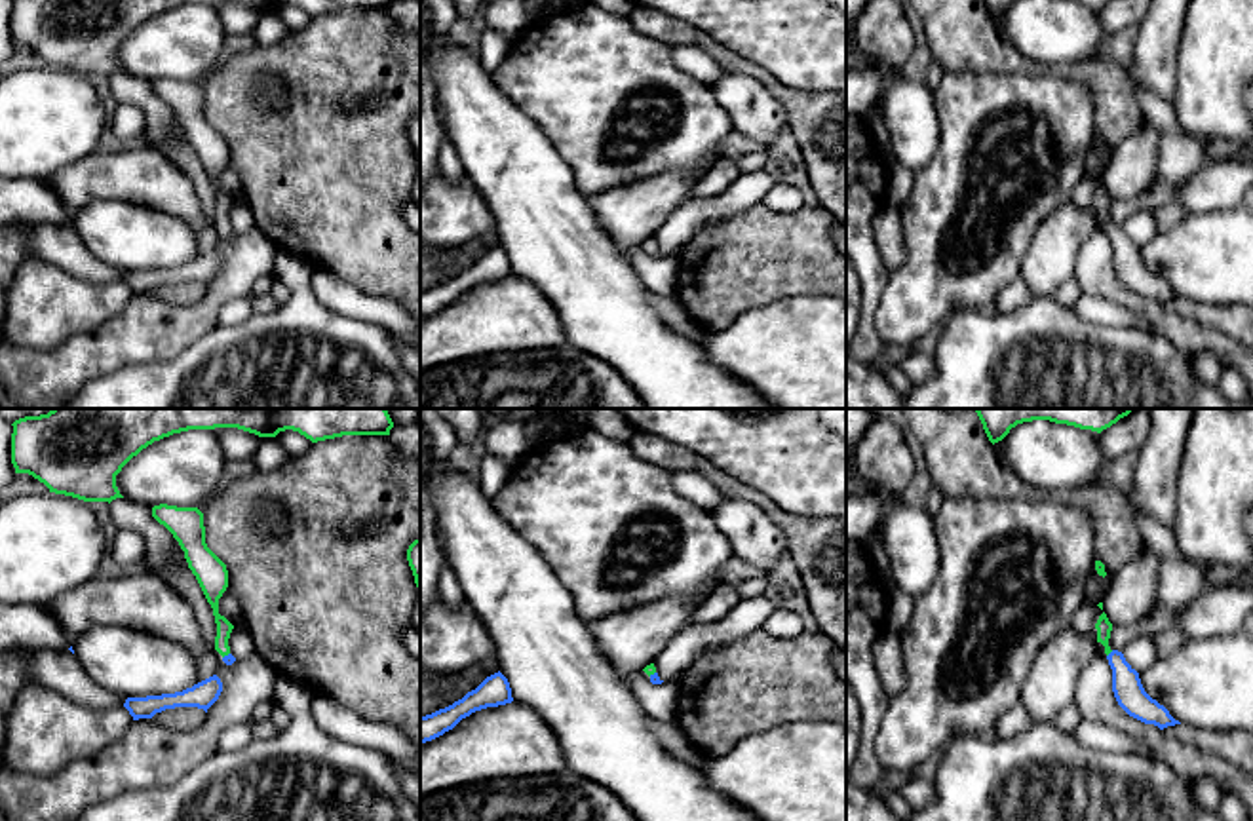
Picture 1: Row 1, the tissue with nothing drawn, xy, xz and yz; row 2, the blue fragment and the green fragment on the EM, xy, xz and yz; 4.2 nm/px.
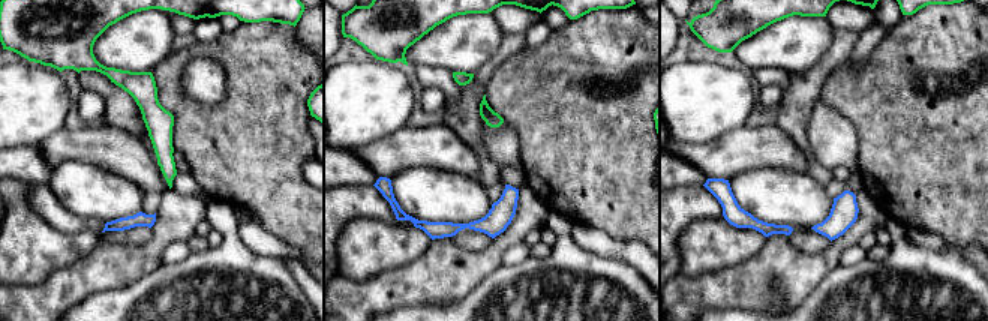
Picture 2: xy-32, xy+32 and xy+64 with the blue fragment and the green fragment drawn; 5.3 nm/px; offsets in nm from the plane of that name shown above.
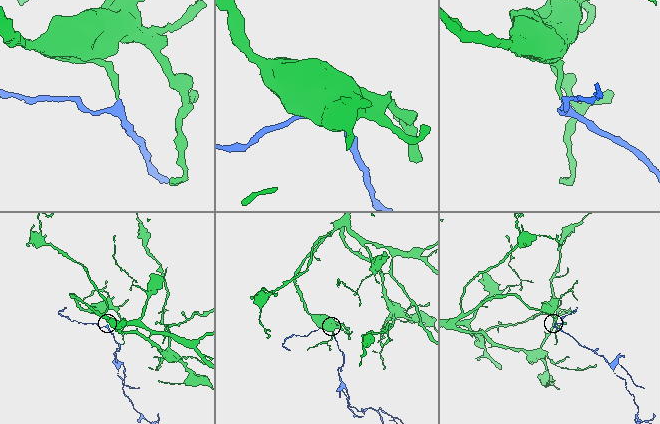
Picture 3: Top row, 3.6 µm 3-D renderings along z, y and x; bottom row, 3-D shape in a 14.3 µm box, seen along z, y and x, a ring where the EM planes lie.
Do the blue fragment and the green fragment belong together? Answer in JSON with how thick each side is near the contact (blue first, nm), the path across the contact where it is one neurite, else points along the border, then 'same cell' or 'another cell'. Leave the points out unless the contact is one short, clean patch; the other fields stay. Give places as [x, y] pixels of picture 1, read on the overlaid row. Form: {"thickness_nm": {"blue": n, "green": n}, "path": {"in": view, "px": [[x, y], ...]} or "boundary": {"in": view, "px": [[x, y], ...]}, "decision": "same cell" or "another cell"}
{"thickness_nm": {"blue": 130, "green": 70}, "path": {"in": "yz", "px": [[1128, 690], [1122, 669], [1109, 654], [1103, 641], [1103, 626]]}, "decision": "same cell"}

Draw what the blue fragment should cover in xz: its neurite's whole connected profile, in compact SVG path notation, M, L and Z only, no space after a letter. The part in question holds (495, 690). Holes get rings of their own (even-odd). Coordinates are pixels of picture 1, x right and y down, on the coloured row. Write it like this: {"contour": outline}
{"contour": "M498 671L487 677L475 690L468 692L453 705L432 715L420 716L420 743L432 741L453 730L462 718L487 707L511 703L511 688L508 678Z"}

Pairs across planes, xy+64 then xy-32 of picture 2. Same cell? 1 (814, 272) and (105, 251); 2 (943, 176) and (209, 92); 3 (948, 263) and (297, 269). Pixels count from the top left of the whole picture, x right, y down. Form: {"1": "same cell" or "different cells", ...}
{"1": "same cell", "2": "different cells", "3": "different cells"}

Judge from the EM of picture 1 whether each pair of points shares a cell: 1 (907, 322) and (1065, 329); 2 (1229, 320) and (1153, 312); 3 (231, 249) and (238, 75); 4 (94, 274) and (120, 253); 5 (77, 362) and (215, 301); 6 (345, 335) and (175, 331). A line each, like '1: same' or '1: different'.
1: different
2: different
3: different
4: different
5: same
6: different

